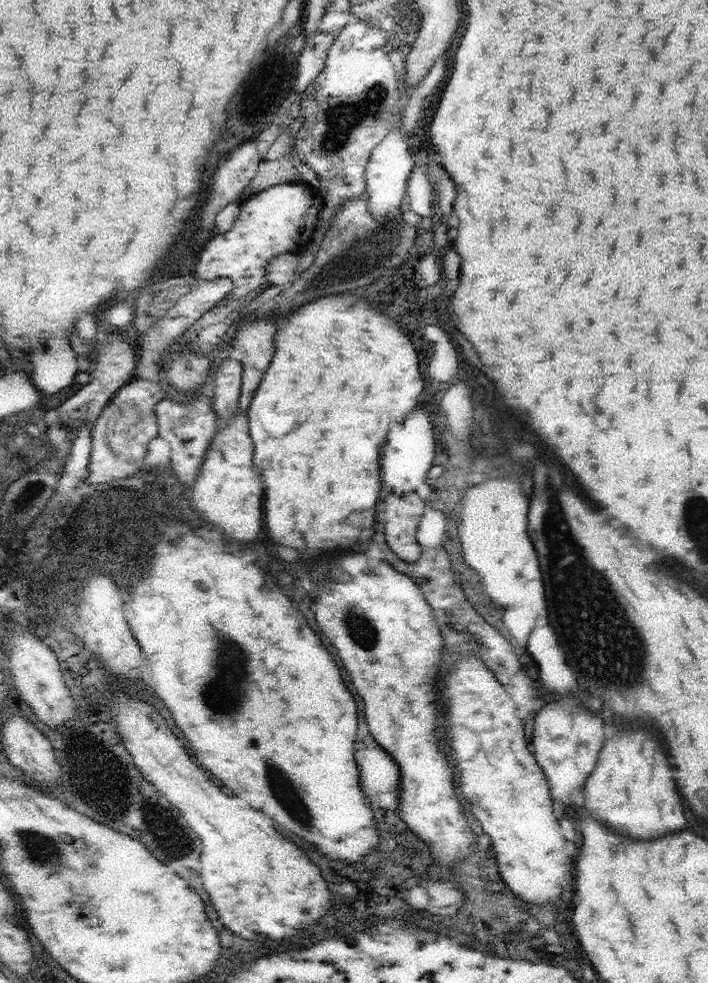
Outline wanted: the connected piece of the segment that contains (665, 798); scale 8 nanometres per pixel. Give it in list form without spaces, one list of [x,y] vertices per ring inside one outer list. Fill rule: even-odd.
[[[625,728],[607,736],[595,770],[583,784],[585,812],[601,824],[611,826],[623,836],[637,840],[651,840],[671,832],[679,832],[687,822],[683,816],[679,792],[675,790],[671,764],[663,752],[657,736],[643,728]]]

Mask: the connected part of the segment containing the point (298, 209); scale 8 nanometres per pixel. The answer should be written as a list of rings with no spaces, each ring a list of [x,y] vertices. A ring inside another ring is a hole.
[[[305,182],[277,184],[253,194],[225,234],[213,234],[205,248],[199,252],[195,274],[201,282],[213,282],[221,278],[233,280],[233,290],[221,300],[239,300],[251,292],[259,292],[269,286],[263,278],[265,266],[273,256],[283,252],[301,254],[313,240],[319,224],[319,210],[323,208],[321,196]]]

